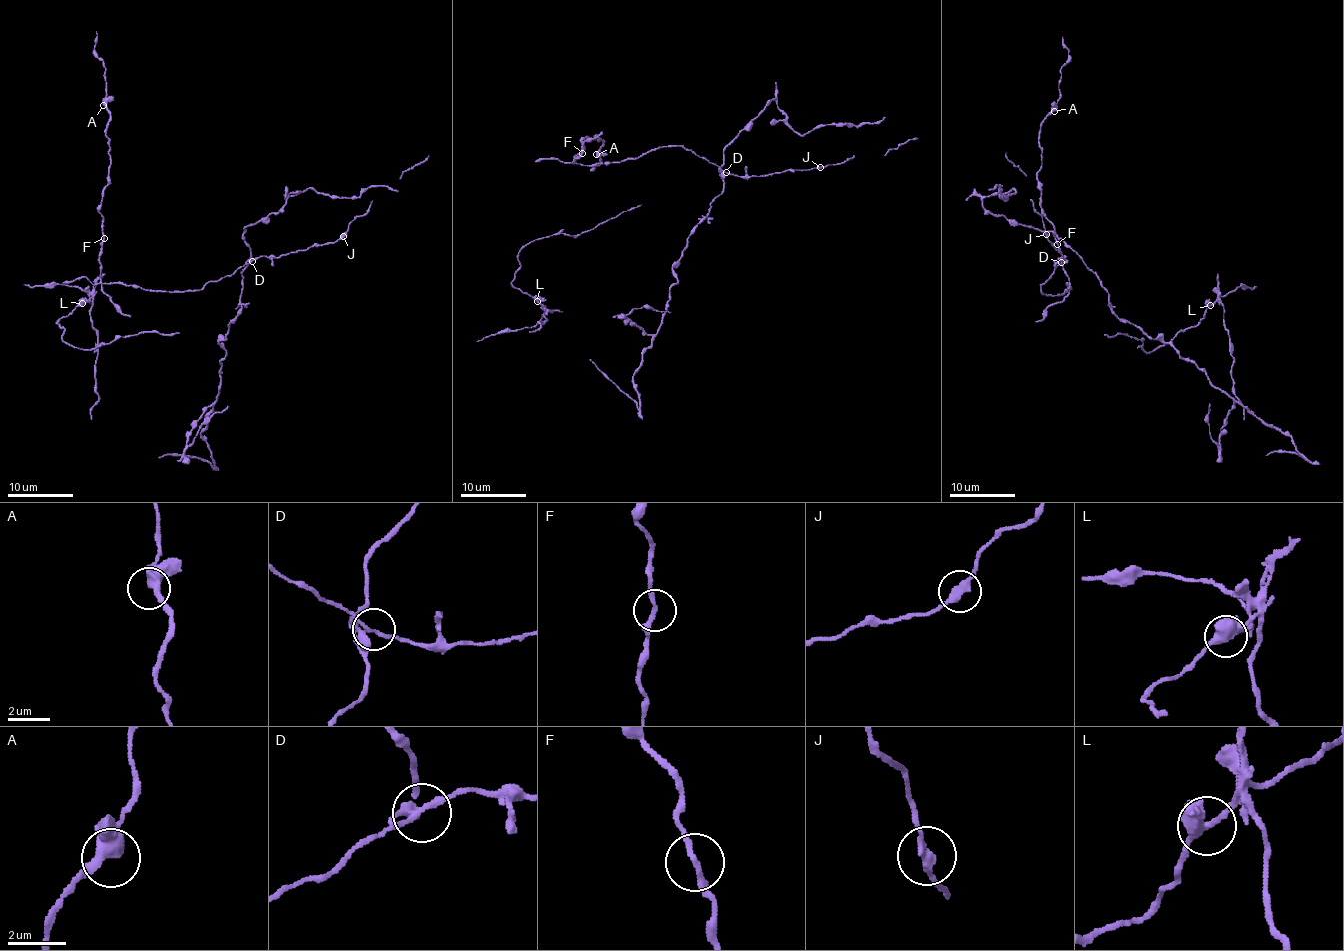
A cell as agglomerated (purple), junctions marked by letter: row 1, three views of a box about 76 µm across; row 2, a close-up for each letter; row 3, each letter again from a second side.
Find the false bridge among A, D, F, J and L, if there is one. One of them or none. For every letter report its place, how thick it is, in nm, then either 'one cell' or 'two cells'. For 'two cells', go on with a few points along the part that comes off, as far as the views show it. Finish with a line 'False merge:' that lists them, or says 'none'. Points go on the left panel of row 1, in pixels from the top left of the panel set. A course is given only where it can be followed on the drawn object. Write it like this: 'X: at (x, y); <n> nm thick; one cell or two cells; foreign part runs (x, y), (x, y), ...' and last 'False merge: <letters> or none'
A: at (103, 105); 400 nm thick; one cell
D: at (252, 261); 280 nm thick; one cell
F: at (104, 238); 200 nm thick; one cell
J: at (343, 236); 300 nm thick; one cell
L: at (82, 303); 420 nm thick; two cells
False merge: L

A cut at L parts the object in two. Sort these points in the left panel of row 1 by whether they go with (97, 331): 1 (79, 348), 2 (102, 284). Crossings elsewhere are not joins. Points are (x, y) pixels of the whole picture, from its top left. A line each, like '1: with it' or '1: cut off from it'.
1: cut off from it
2: cut off from it

